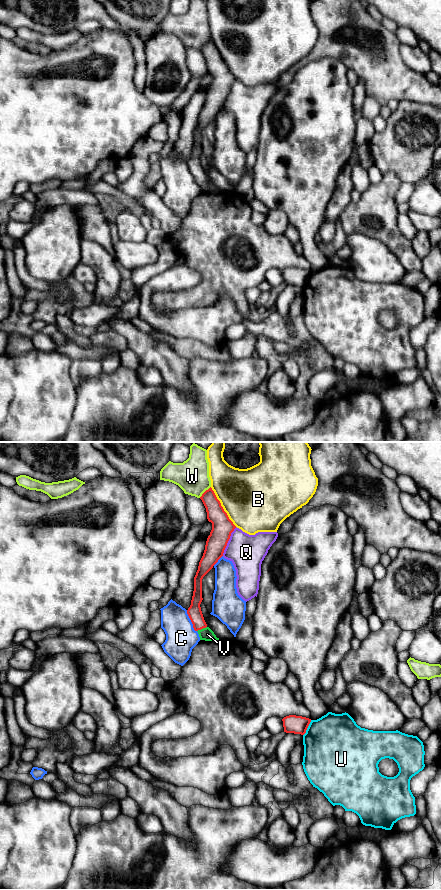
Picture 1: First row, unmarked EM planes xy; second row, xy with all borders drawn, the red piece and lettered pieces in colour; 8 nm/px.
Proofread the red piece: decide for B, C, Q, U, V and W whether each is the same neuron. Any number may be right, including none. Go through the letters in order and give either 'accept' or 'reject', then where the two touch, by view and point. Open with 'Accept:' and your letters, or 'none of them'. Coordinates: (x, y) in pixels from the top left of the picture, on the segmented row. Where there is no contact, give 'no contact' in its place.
Accept: V
B: reject; contact xy (222, 507)
C: reject; contact xy (191, 621)
Q: reject; contact xy (228, 540)
U: reject; contact xy (307, 727)
V: accept; contact xy (201, 628)
W: reject; contact xy (204, 492)

